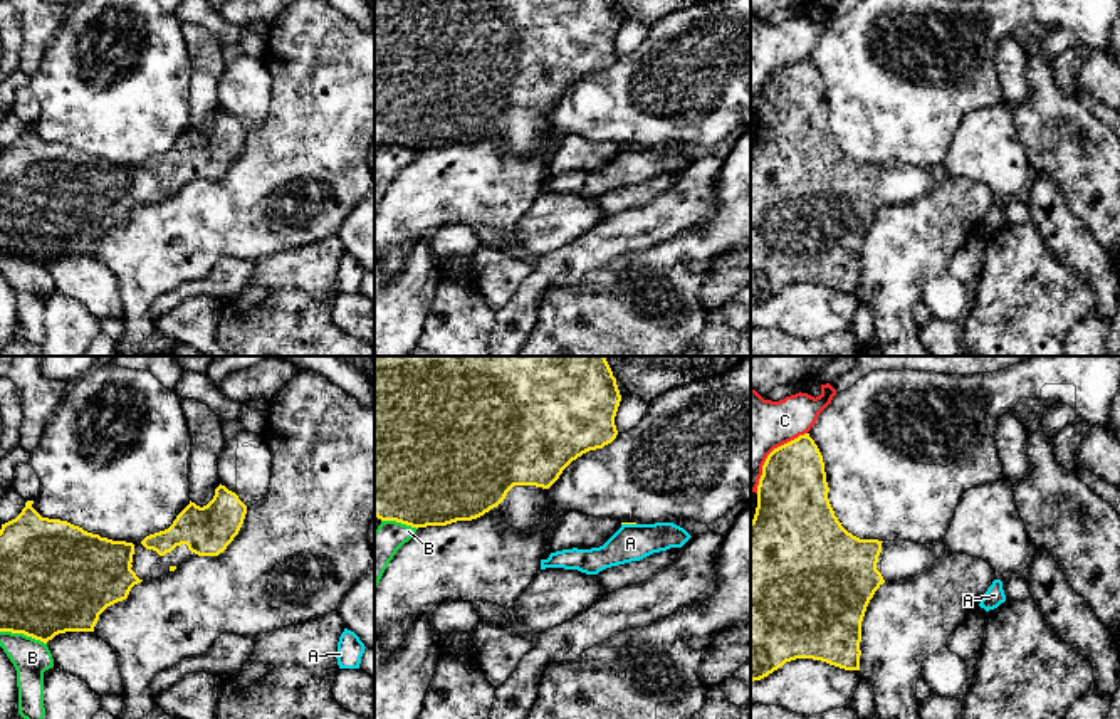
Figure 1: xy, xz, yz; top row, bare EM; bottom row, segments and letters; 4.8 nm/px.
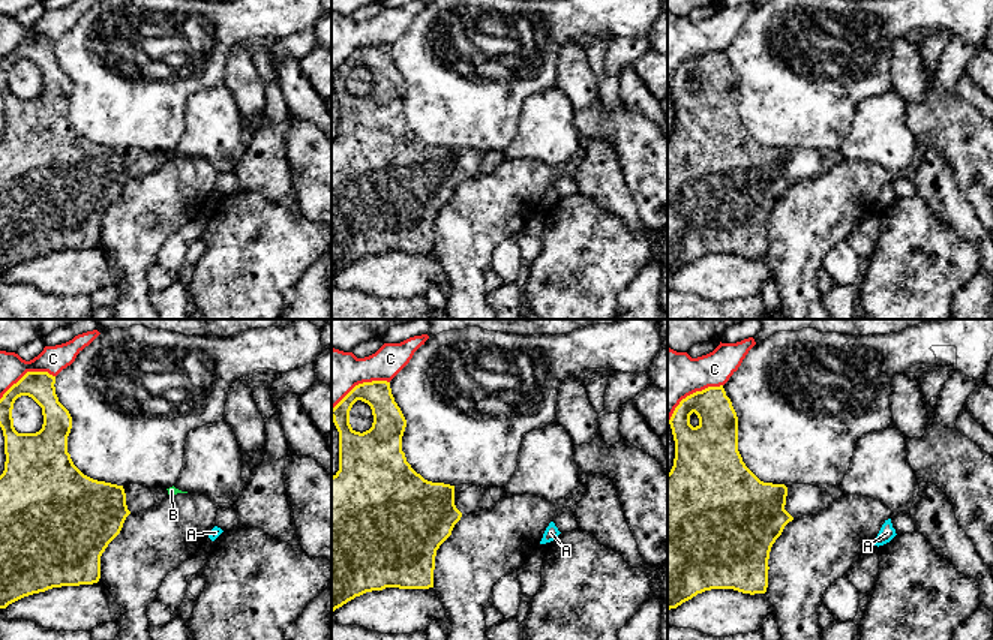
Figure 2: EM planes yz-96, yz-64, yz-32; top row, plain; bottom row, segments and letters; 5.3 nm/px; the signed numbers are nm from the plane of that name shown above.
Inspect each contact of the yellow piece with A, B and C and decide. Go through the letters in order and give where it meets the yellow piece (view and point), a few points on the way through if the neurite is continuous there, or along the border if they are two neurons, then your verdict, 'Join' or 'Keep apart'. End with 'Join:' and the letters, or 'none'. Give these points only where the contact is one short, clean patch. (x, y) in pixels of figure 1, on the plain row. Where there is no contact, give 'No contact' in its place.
A: Touches yellow at xz (628, 146). Keep apart
B: Touches yellow at xy (24, 257). Keep apart
C: Touches yellow at yz (768, 79). Keep apart
Join: none

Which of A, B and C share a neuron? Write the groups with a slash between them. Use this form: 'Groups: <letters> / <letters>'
Groups: A / B / C

